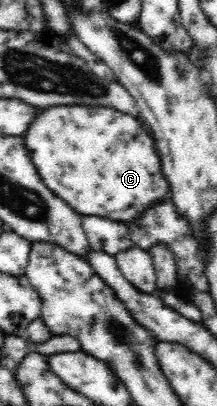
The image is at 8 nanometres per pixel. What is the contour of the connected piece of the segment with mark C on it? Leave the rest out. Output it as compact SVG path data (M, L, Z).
M52 106L38 112L36 122L21 135L30 160L44 185L56 196L64 199L78 214L97 216L128 223L140 216L146 206L168 200L168 181L162 174L161 160L156 154L154 140L138 116L124 114L113 108L88 106Z

